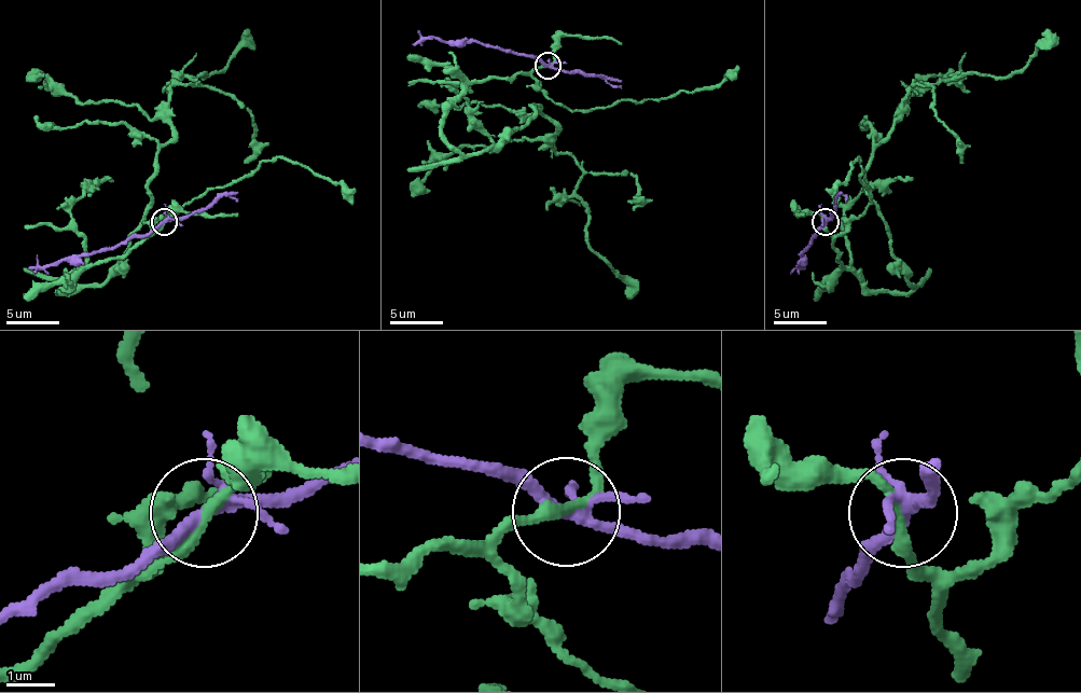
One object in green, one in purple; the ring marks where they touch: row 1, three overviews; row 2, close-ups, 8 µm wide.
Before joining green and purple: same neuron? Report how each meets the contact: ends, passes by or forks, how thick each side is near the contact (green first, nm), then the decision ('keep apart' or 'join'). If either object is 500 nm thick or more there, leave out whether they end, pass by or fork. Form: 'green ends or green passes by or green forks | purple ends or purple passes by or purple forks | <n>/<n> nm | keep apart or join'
green passes by | purple forks | 240/240 nm | keep apart

